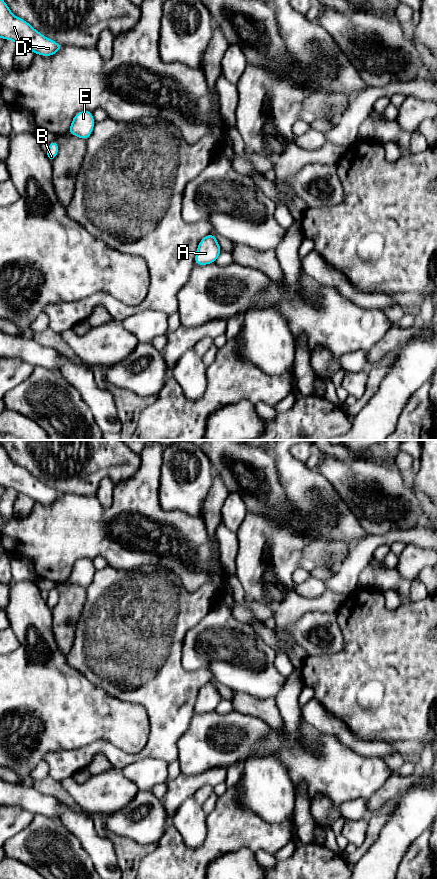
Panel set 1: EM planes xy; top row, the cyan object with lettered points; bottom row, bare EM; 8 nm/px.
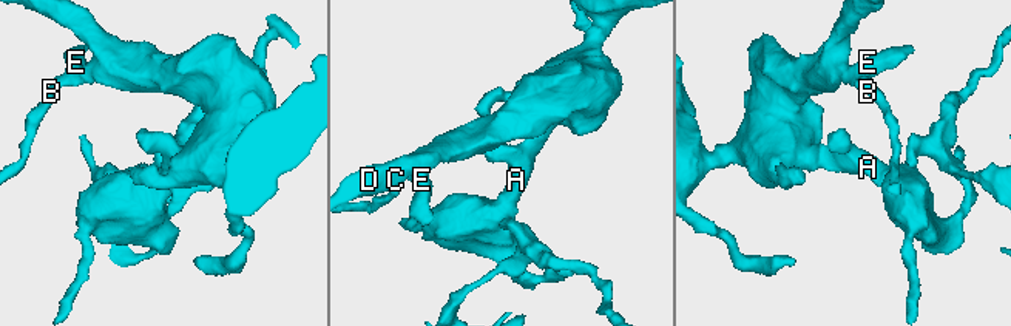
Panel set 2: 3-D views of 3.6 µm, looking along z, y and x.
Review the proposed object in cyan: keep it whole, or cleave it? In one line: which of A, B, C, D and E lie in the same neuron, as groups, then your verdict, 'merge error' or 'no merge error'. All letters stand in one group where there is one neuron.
groups A B C D E; no merge error

